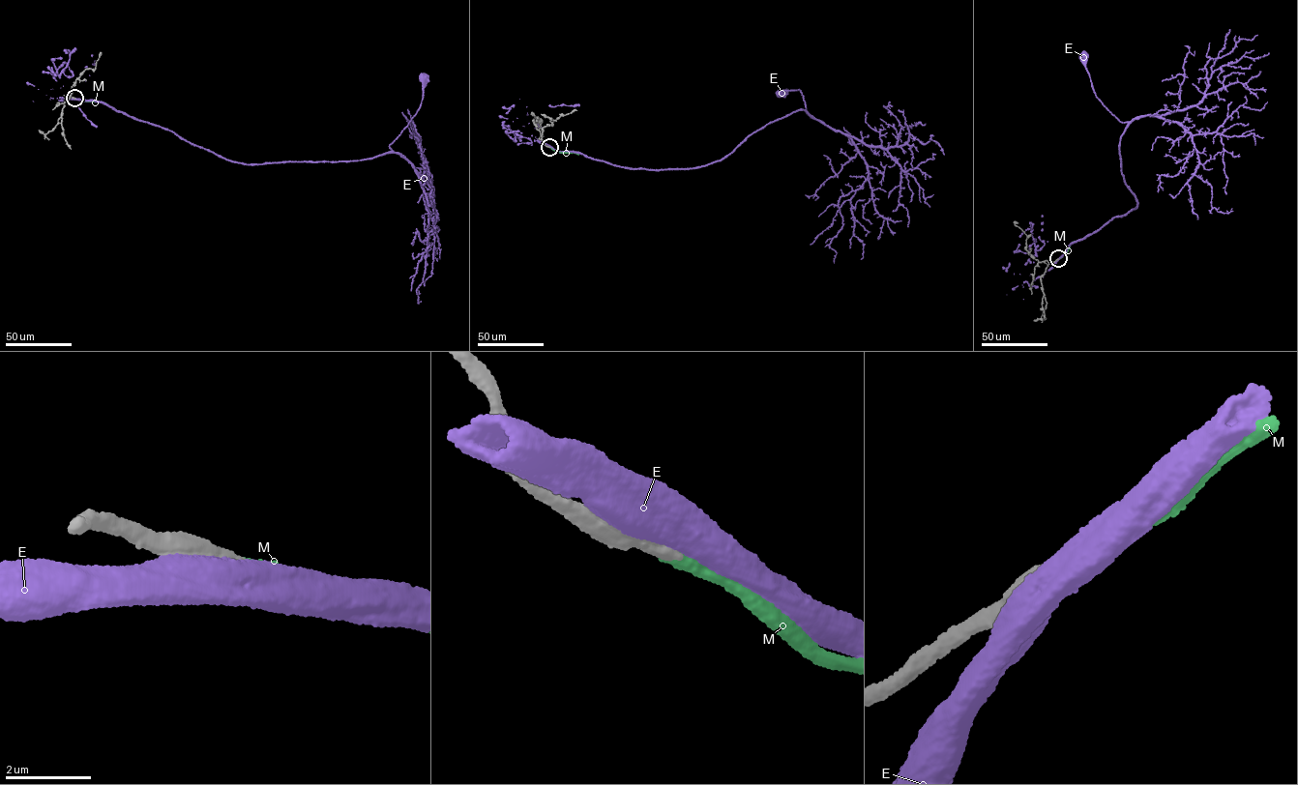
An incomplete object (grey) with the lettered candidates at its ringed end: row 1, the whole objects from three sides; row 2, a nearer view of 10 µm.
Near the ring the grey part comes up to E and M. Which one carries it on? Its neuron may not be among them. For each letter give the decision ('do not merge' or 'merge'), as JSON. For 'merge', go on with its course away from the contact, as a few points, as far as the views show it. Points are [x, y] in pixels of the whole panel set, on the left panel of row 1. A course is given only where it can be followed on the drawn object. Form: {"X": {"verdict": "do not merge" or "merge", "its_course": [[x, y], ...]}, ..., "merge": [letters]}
{"E": {"verdict": "do not merge"}, "M": {"verdict": "merge", "its_course": [[74, 98], [107, 104]]}, "merge": ["M"]}

